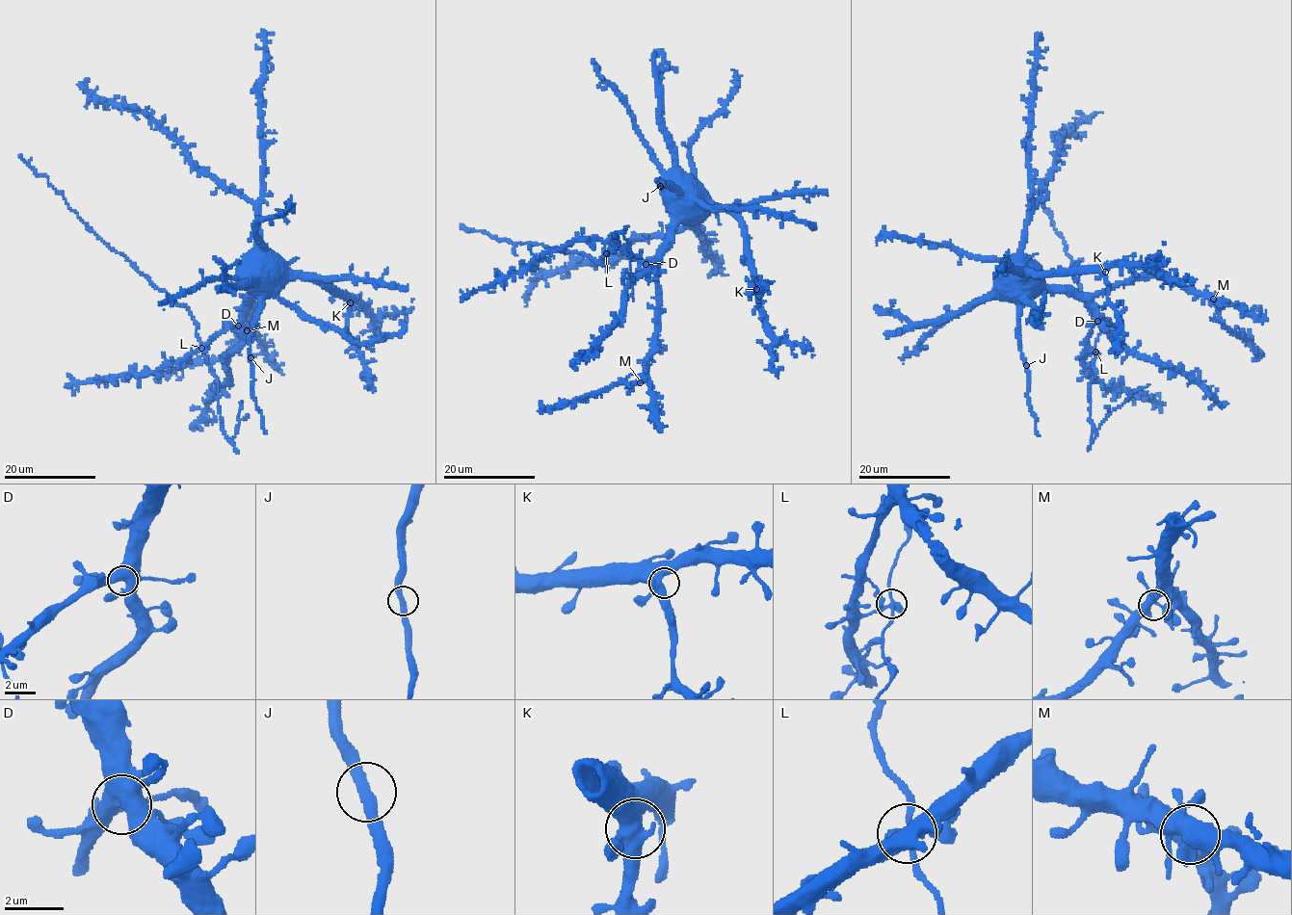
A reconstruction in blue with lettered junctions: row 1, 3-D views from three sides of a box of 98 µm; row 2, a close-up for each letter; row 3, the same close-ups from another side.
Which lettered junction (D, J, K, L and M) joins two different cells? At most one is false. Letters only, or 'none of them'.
none of them

